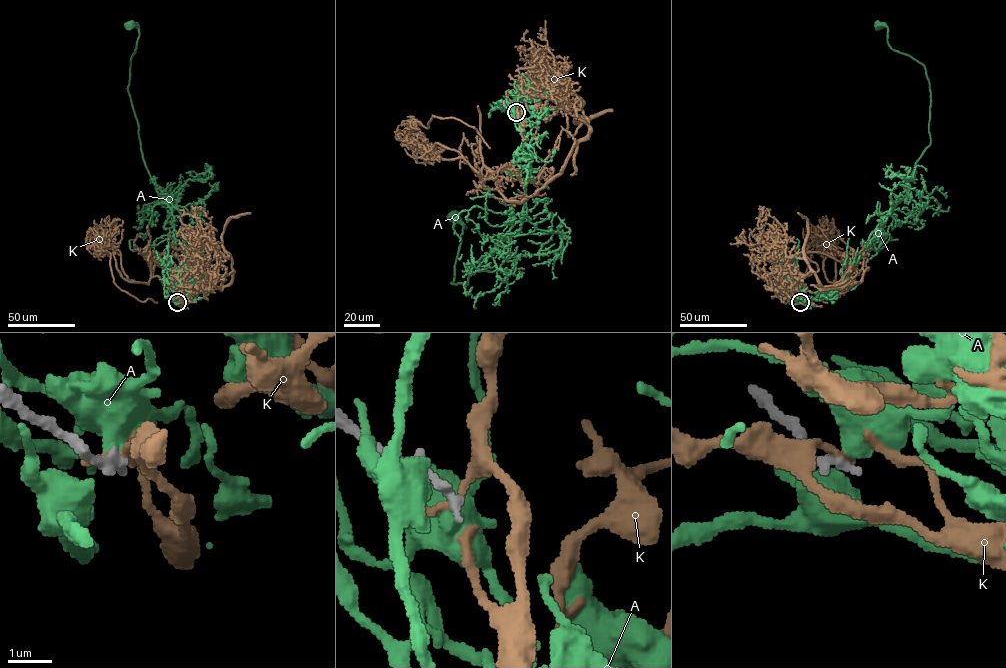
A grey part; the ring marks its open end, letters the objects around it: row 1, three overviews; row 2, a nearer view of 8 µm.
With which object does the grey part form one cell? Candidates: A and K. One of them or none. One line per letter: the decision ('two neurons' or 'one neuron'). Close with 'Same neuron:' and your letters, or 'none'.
A: two neurons
K: two neurons
Same neuron: none

